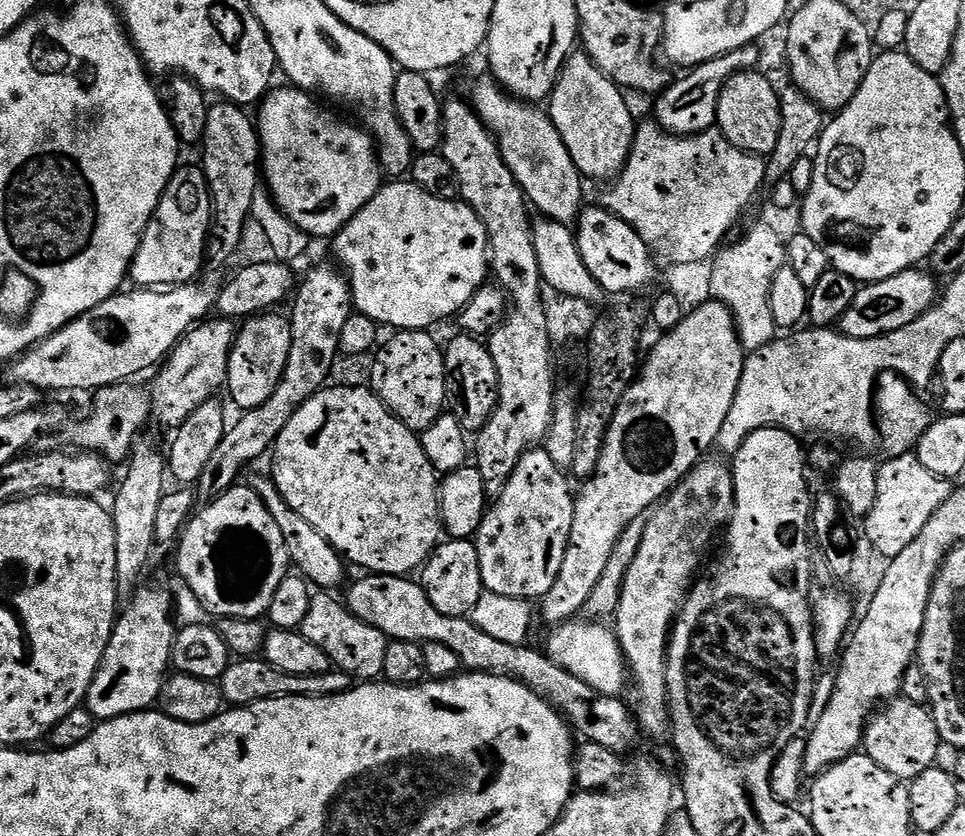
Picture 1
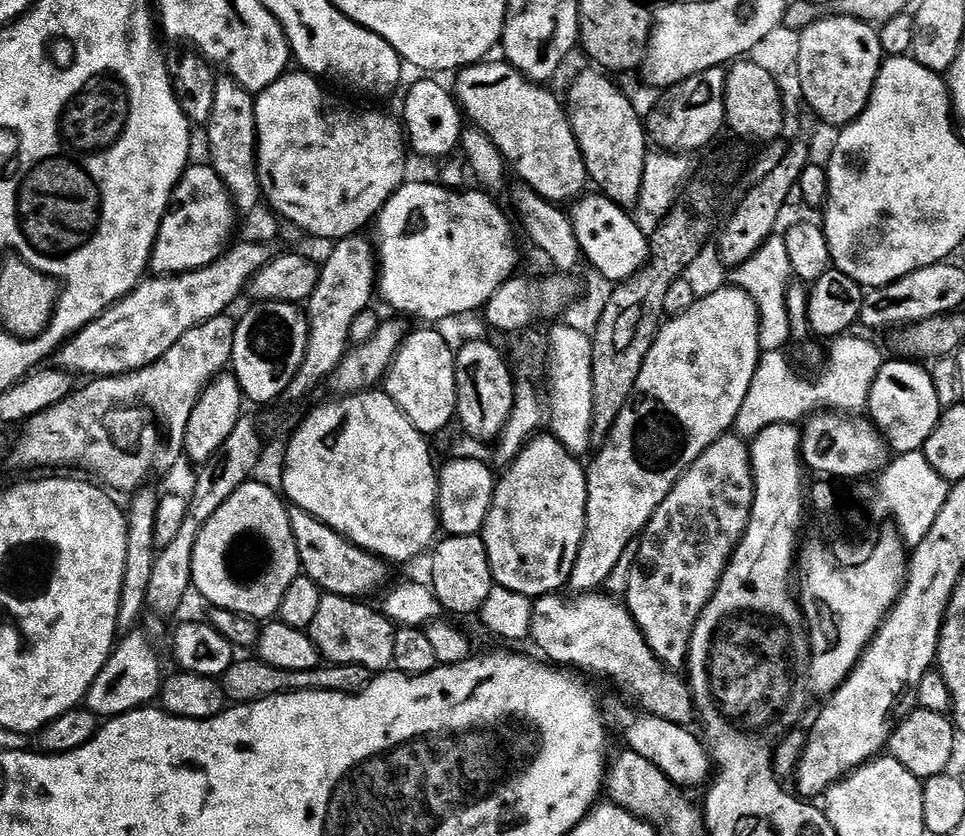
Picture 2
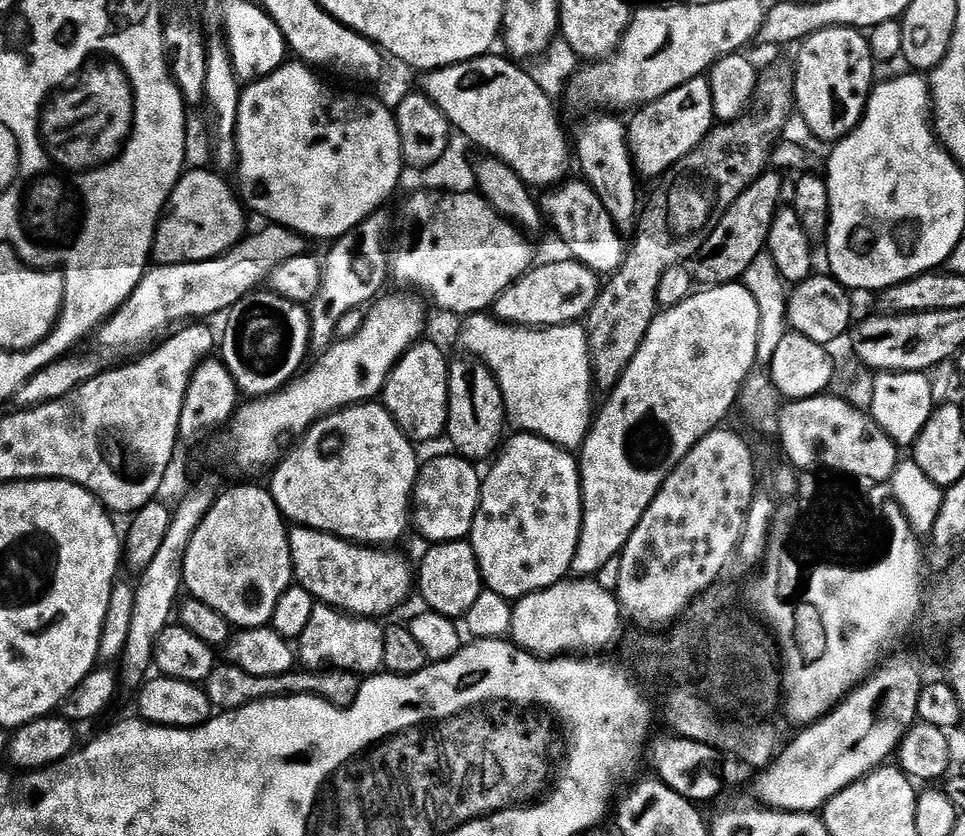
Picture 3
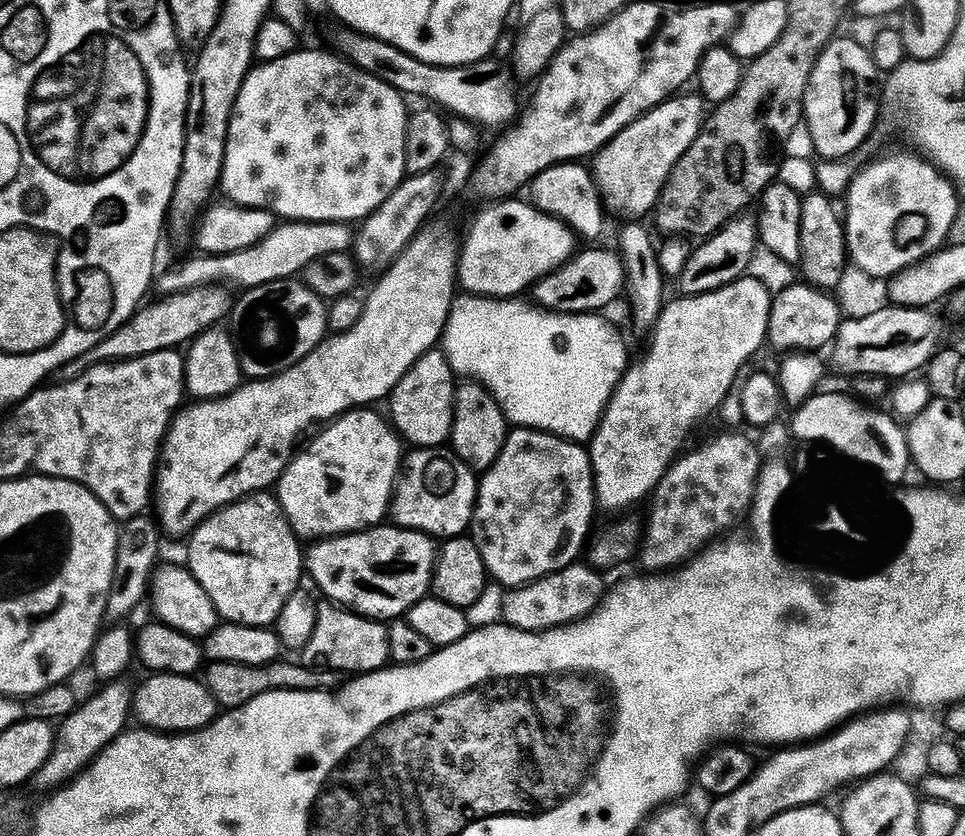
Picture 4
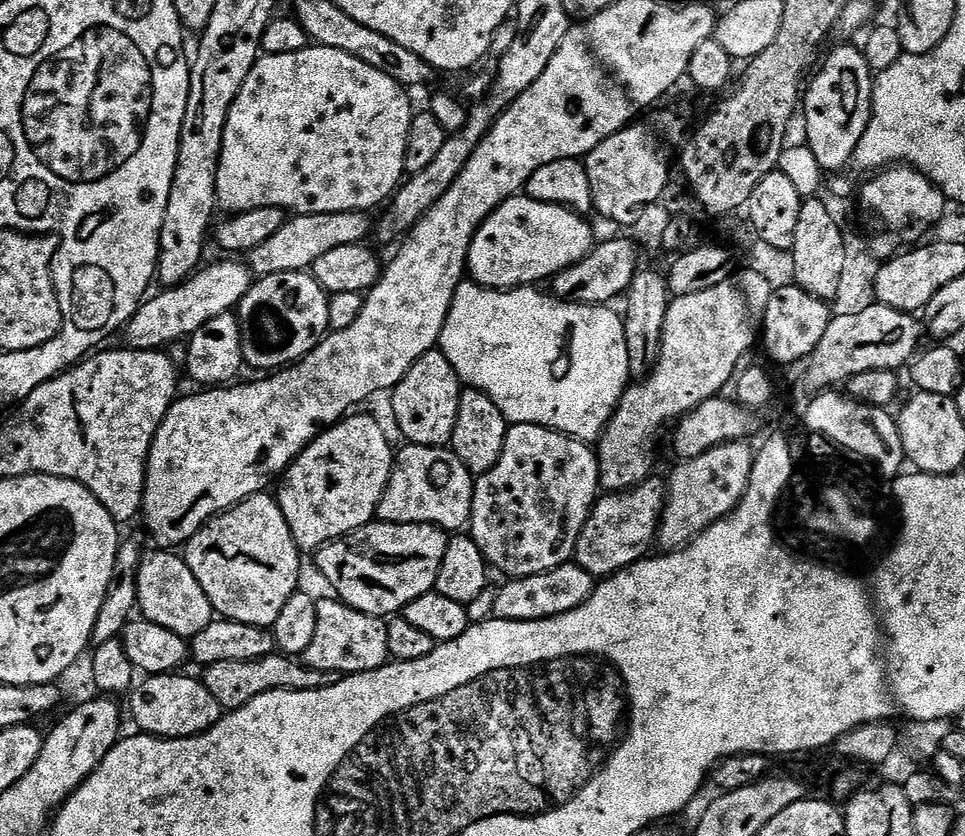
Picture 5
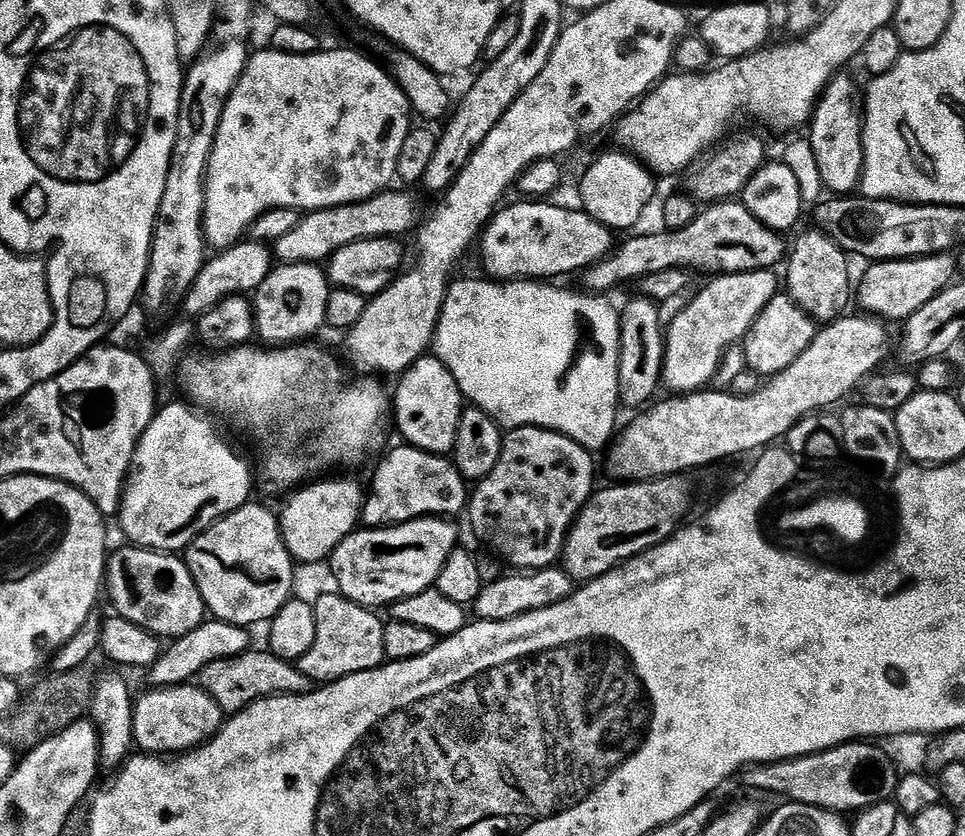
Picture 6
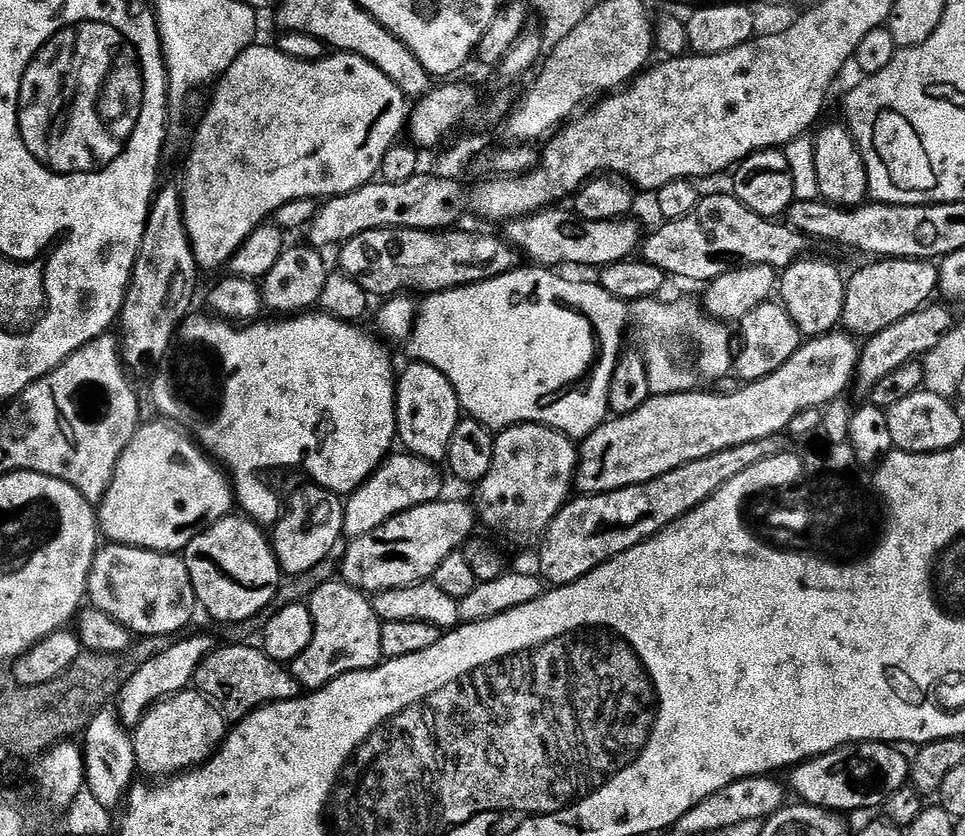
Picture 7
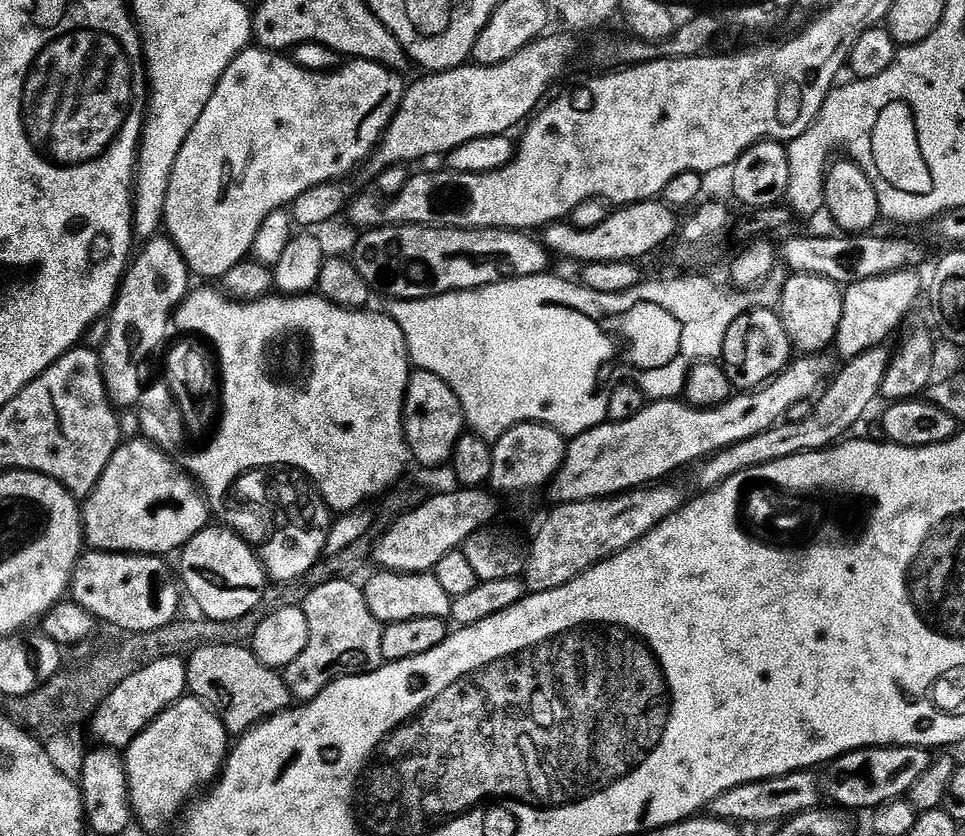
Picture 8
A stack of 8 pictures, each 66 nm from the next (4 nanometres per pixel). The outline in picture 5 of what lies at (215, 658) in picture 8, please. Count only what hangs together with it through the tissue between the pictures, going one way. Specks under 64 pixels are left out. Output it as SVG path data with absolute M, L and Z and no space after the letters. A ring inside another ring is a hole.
M273 654L250 662L214 662L203 669L202 679L206 690L218 698L221 709L231 710L246 706L258 694L267 692L305 692L315 688L327 688L335 684L338 676L335 672L319 672L308 668L303 662L297 662L291 656Z

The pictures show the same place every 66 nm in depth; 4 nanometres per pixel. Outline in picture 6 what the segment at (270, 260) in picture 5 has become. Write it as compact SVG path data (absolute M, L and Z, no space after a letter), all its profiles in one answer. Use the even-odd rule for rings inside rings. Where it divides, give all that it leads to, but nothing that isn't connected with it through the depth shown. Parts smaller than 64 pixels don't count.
M392 191L379 192L369 200L343 204L337 208L323 208L301 215L294 230L282 234L282 238L275 241L275 259L286 264L314 264L327 261L332 253L348 243L380 237L400 238L403 237L403 232L411 233L418 224L416 200L408 192Z

